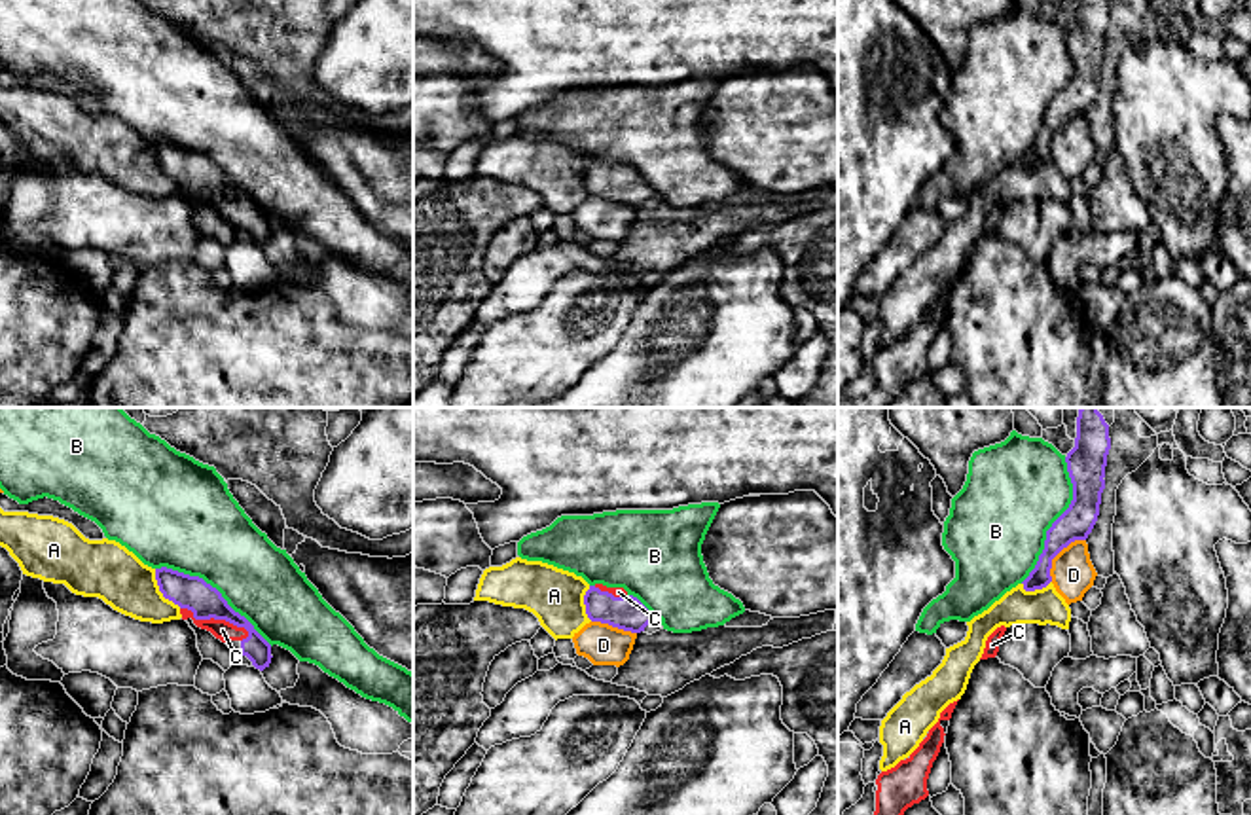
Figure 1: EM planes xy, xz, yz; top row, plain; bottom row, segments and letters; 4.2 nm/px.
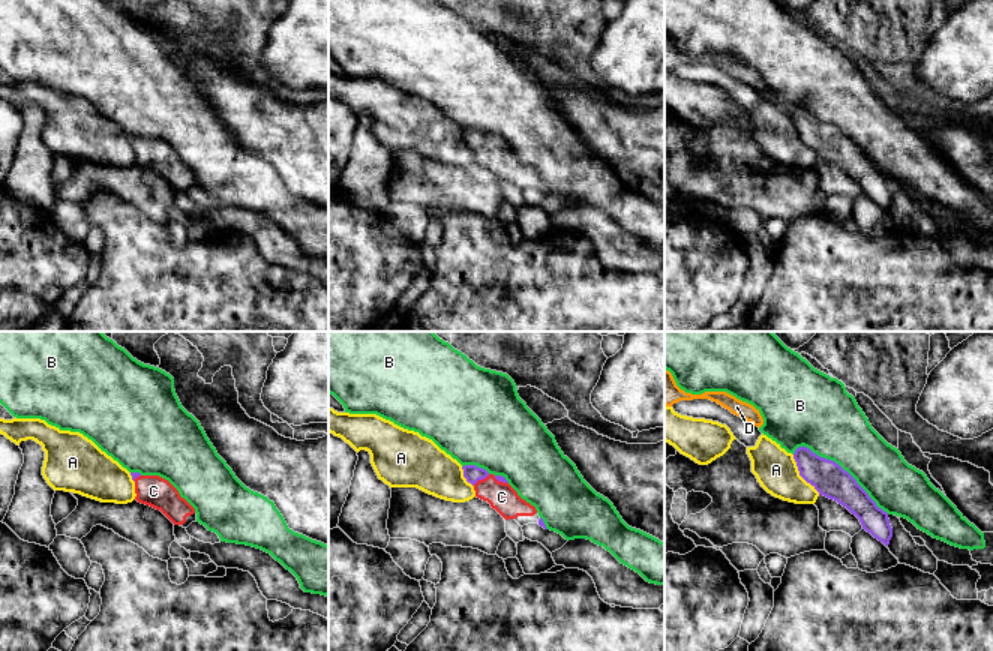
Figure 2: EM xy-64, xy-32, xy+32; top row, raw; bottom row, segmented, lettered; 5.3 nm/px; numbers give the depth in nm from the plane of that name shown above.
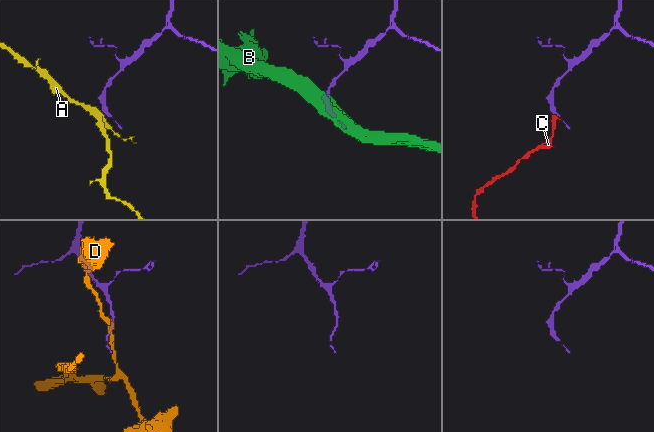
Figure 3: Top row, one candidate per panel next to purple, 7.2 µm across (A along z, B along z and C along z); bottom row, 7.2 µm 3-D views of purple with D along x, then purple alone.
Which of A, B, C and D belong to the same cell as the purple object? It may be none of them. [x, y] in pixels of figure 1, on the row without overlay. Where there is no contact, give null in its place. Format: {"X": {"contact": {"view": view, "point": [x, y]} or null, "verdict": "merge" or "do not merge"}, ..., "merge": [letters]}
{"A": {"contact": {"view": "xy", "point": [160, 165]}, "verdict": "do not merge"}, "B": {"contact": {"view": "yz", "point": [1056, 95]}, "verdict": "do not merge"}, "C": {"contact": {"view": "xy", "point": [215, 194]}, "verdict": "merge"}, "D": {"contact": {"view": "yz", "point": [1058, 127]}, "verdict": "do not merge"}, "merge": ["C"]}

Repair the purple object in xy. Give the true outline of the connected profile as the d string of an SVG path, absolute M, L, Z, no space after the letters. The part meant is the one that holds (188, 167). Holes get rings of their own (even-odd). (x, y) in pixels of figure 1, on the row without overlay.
M167 142L155 144L155 155L165 174L180 182L182 195L191 193L201 205L222 218L239 216L241 229L260 246L271 239L271 220L254 201L235 188L222 169L199 152L190 152Z

